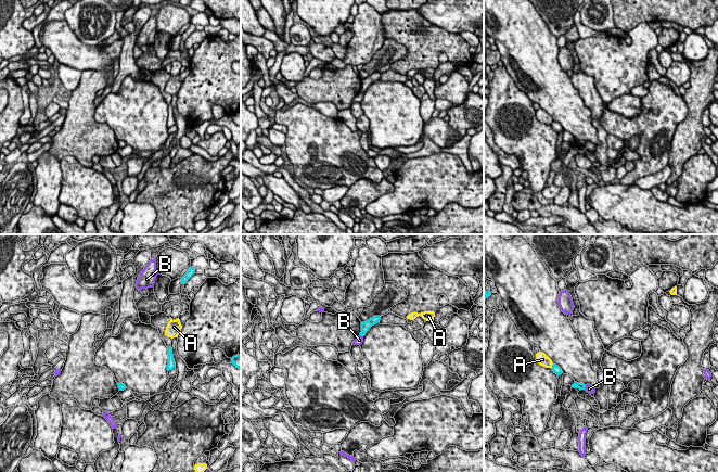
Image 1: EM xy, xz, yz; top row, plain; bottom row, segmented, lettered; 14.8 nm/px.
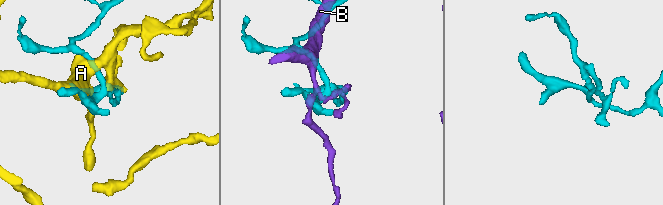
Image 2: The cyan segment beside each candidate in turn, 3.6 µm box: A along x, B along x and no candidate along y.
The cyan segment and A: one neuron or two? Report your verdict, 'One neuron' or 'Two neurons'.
One neuron

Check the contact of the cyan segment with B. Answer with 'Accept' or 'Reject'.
Reject

